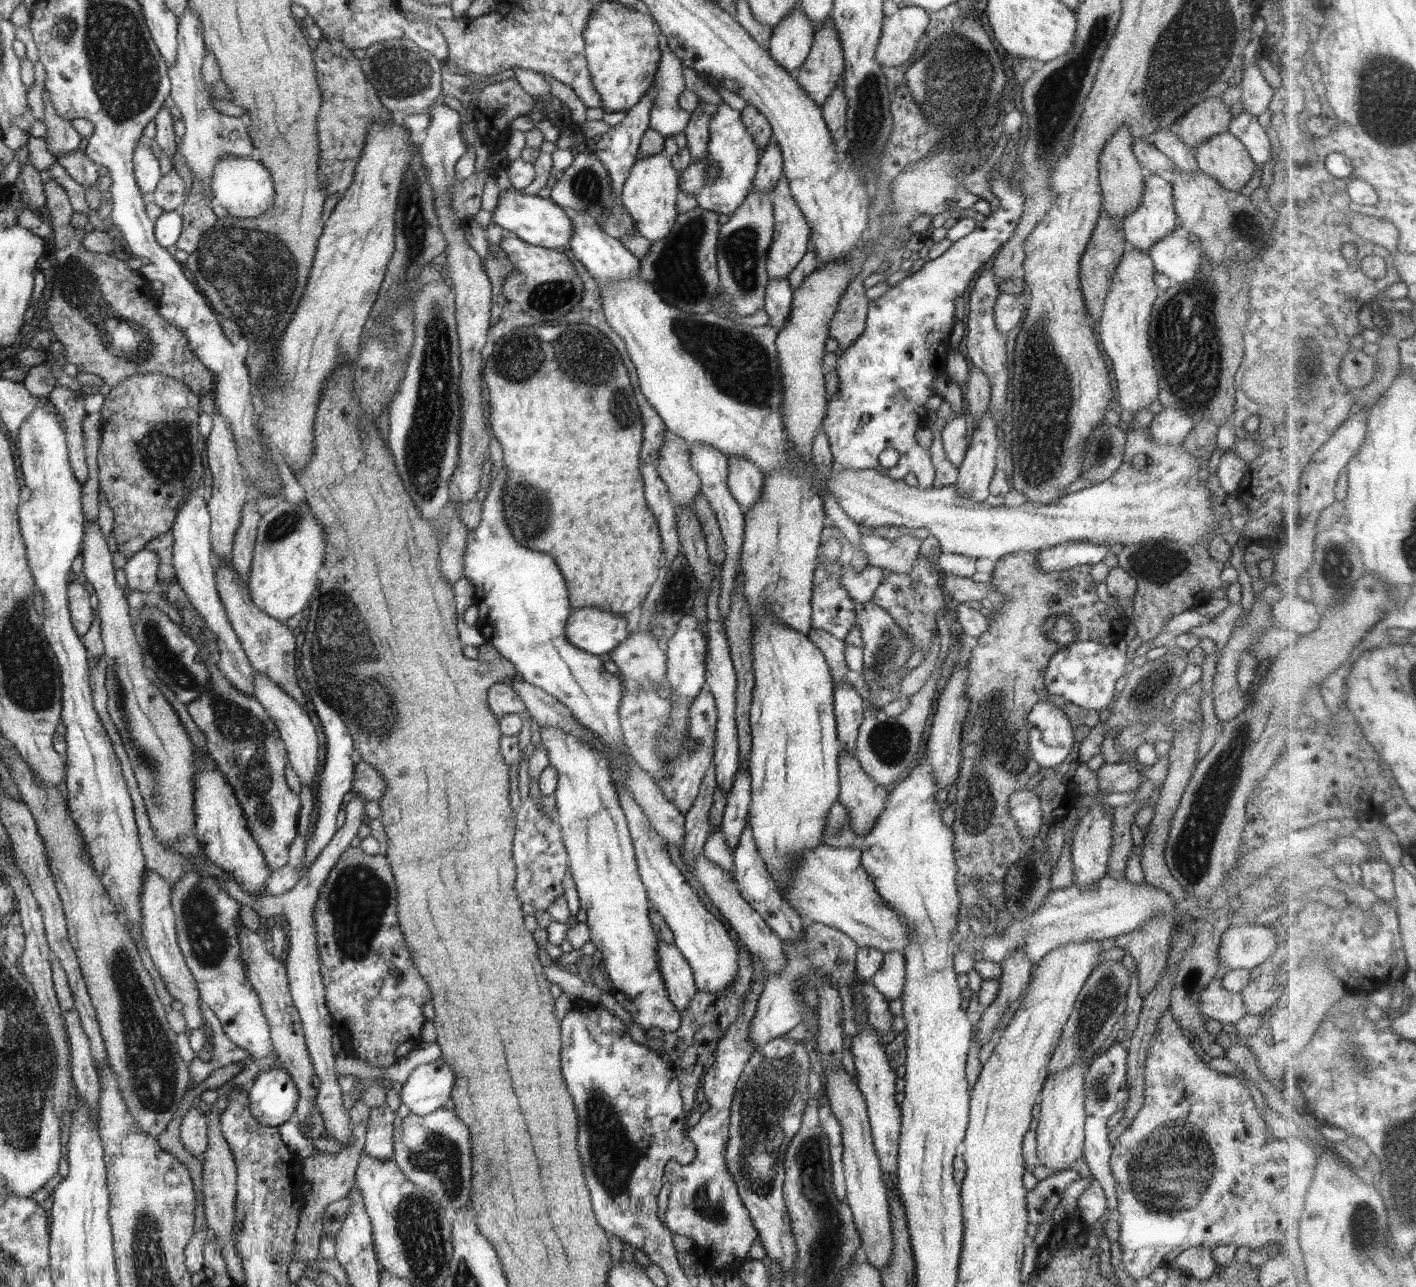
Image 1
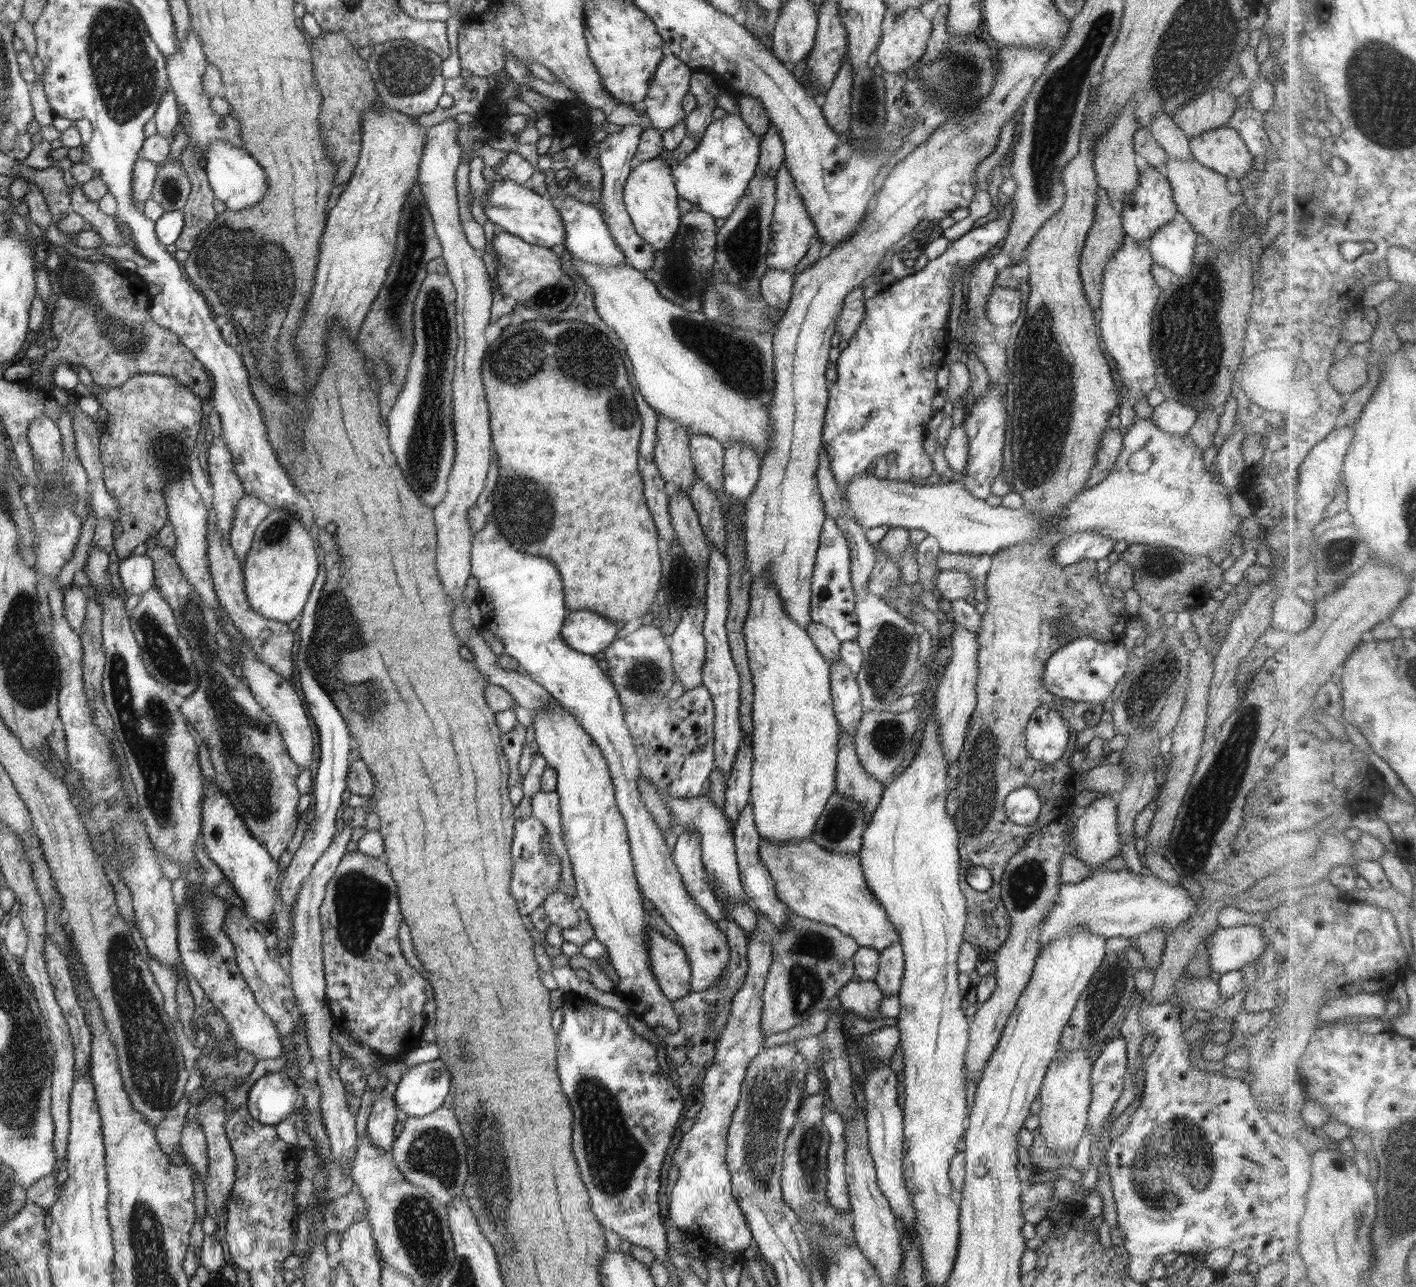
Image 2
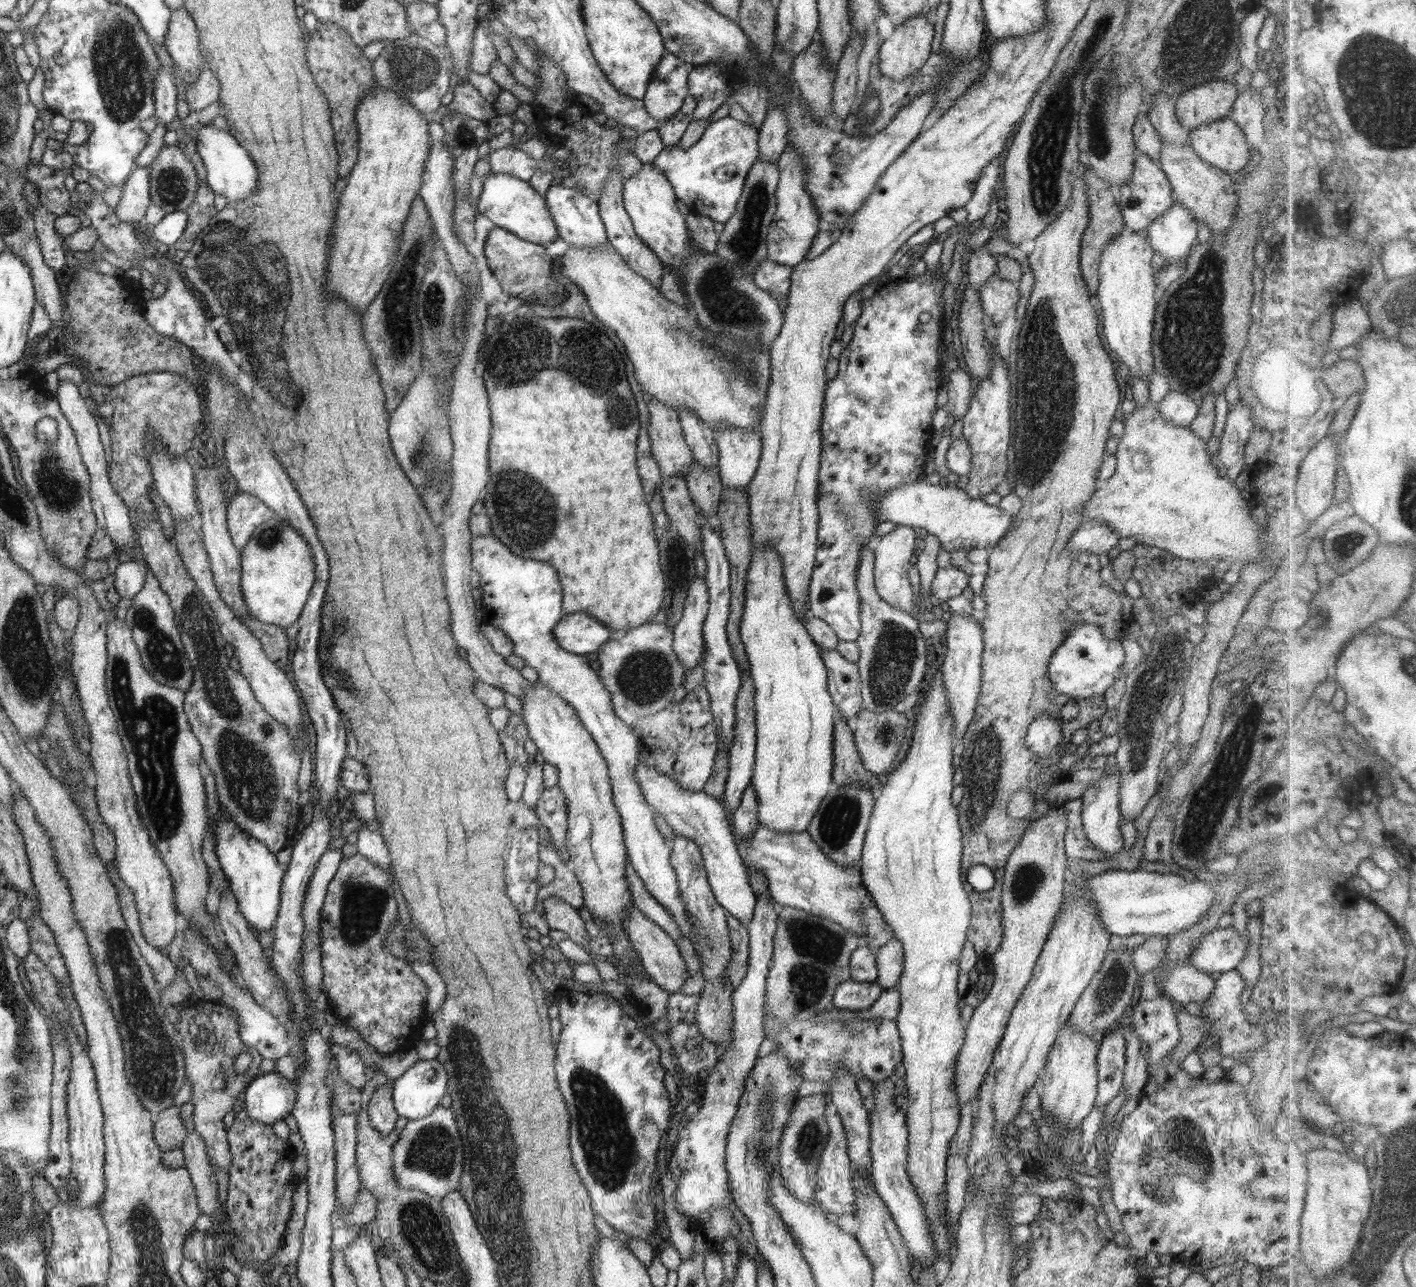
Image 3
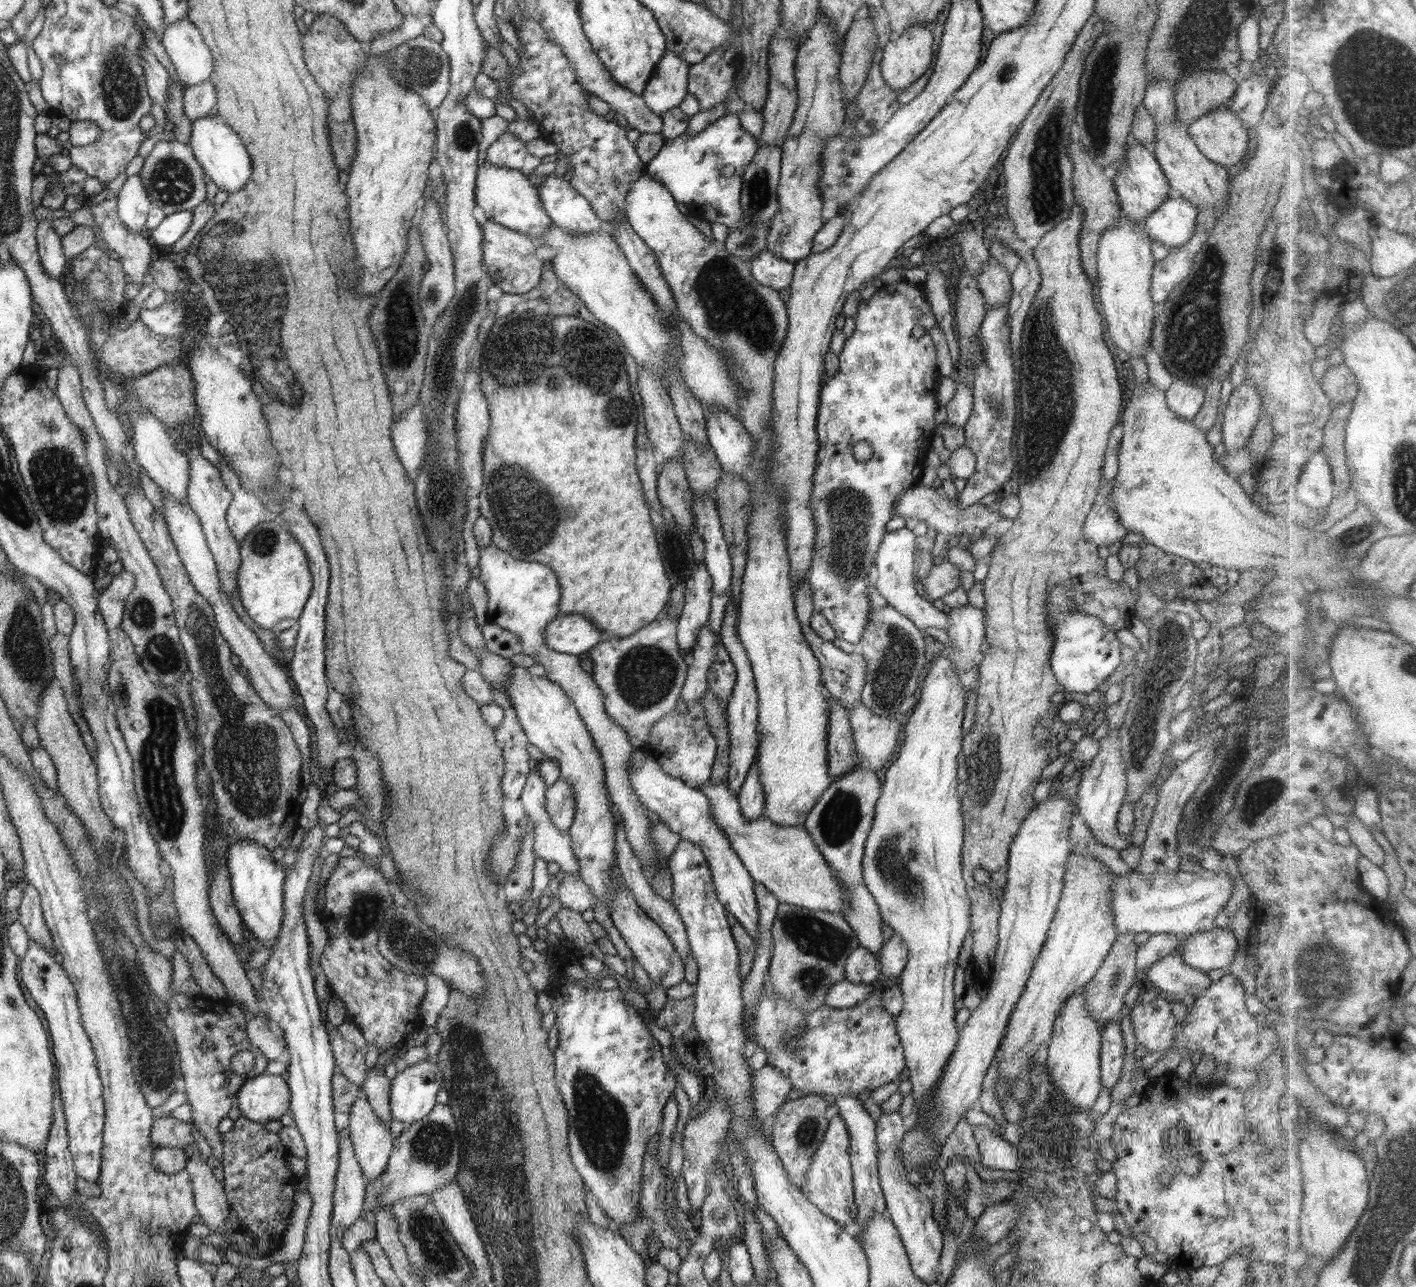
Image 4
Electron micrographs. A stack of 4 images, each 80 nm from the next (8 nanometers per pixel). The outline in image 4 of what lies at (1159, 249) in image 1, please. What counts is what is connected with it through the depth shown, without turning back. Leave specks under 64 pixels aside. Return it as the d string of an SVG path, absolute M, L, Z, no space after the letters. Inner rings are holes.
M1172 192L1143 220L1152 240L1160 241L1171 251L1181 247L1194 234L1197 208L1182 195Z

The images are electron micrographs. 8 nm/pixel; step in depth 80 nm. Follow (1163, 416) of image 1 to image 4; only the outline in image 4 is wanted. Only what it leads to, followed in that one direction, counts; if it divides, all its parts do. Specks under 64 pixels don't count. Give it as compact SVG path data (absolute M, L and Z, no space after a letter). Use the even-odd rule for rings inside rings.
M1174 378L1165 395L1169 409L1176 416L1191 421L1205 401L1205 389L1183 378Z

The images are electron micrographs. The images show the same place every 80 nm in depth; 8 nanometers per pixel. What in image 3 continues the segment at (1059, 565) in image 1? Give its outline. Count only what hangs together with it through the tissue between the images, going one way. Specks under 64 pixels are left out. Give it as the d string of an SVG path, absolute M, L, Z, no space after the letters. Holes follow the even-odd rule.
M1084 521L1072 535L1066 551L1073 555L1087 552L1099 556L1115 548L1118 542L1119 538L1112 532L1112 528L1104 526L1102 521Z

